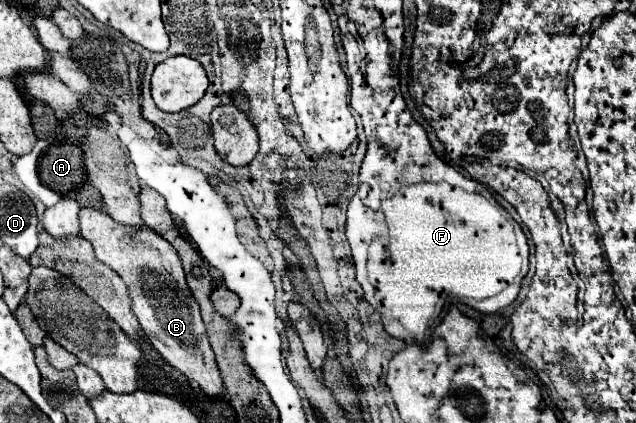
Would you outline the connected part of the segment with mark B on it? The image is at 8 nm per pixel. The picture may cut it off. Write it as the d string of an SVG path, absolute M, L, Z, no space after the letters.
M80 209L80 235L94 247L96 257L114 269L126 283L132 311L138 317L148 343L188 379L196 381L204 393L216 397L222 393L222 377L206 337L200 307L186 283L186 275L176 249L148 227L134 229L116 223L108 213L96 209Z

